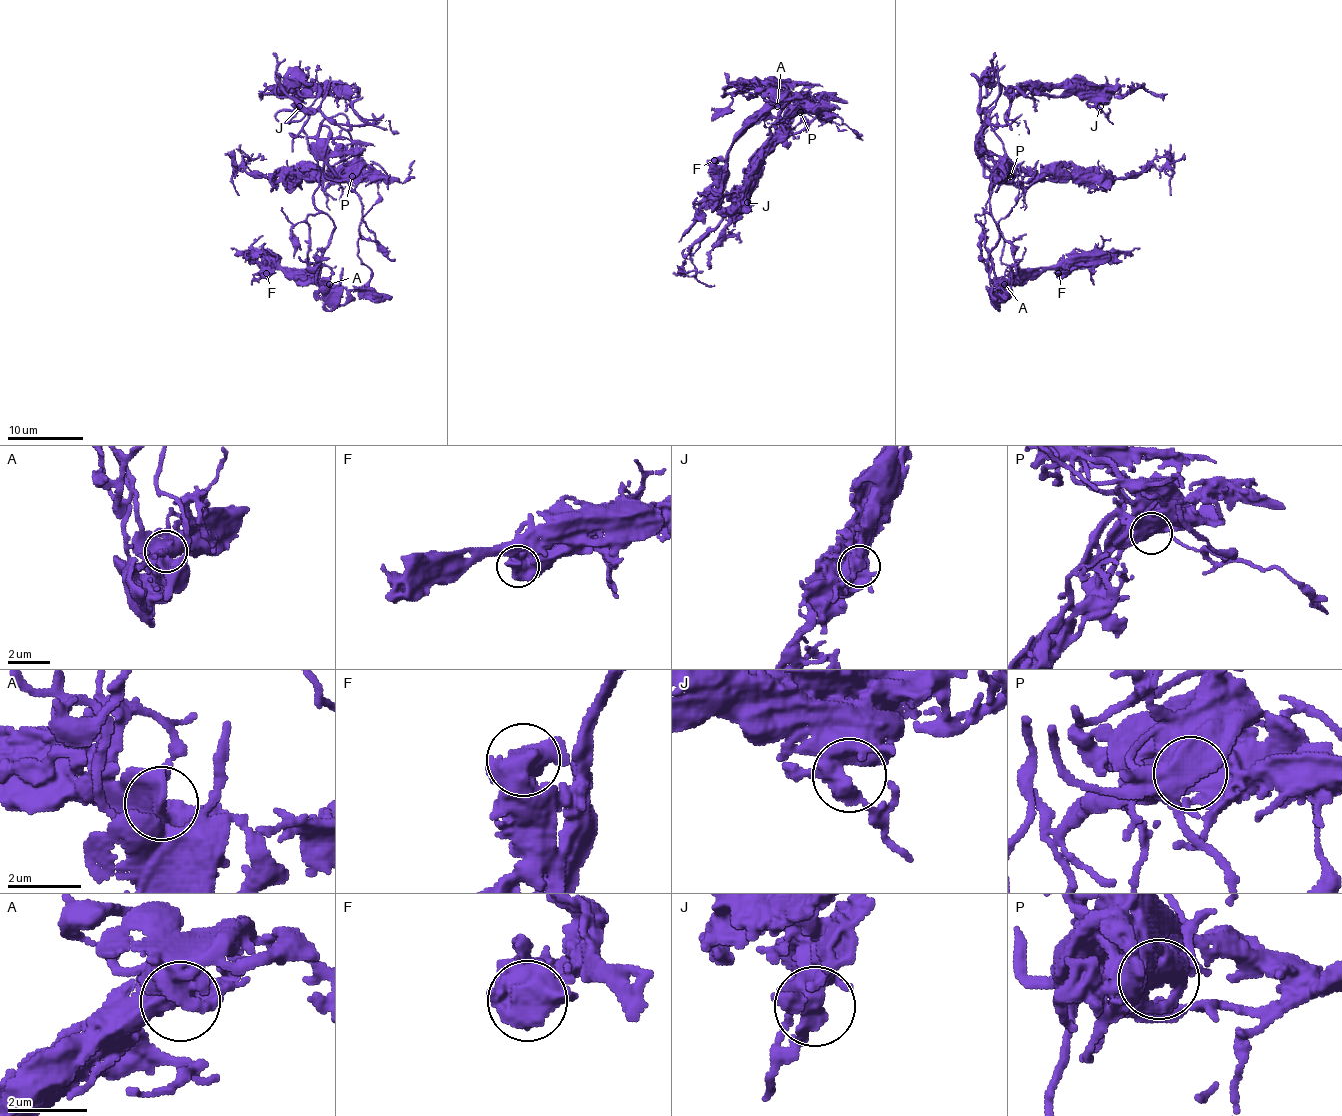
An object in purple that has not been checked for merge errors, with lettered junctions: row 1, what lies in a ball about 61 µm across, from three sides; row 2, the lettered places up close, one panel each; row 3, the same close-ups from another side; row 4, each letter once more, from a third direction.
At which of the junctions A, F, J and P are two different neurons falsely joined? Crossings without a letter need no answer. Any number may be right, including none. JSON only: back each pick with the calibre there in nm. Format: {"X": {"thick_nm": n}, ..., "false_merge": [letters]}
{"false_merge": []}

